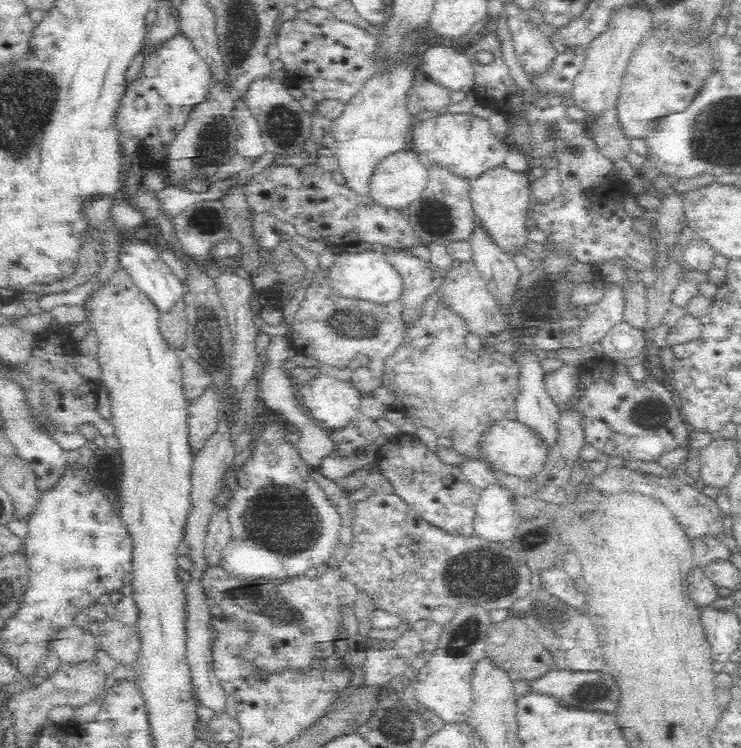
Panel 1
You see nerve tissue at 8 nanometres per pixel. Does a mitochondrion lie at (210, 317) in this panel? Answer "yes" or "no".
no

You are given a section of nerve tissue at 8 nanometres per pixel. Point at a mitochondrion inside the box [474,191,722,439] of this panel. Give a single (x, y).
(647, 413)

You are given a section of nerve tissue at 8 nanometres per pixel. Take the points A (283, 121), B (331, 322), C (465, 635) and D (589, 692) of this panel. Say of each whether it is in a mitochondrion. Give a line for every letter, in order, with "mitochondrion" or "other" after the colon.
A: mitochondrion
B: mitochondrion
C: mitochondrion
D: mitochondrion

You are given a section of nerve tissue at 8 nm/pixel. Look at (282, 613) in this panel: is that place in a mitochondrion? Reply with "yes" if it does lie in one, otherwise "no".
yes

